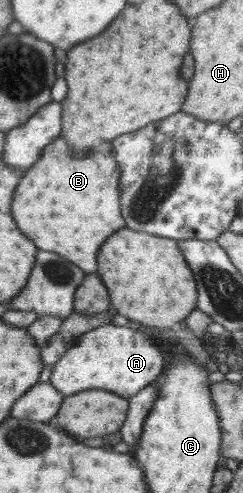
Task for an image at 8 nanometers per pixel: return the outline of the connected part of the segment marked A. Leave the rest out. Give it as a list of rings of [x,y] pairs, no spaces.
[[[115,324],[103,325],[75,340],[53,365],[49,382],[65,396],[91,388],[133,396],[162,373],[163,354],[147,333]]]

